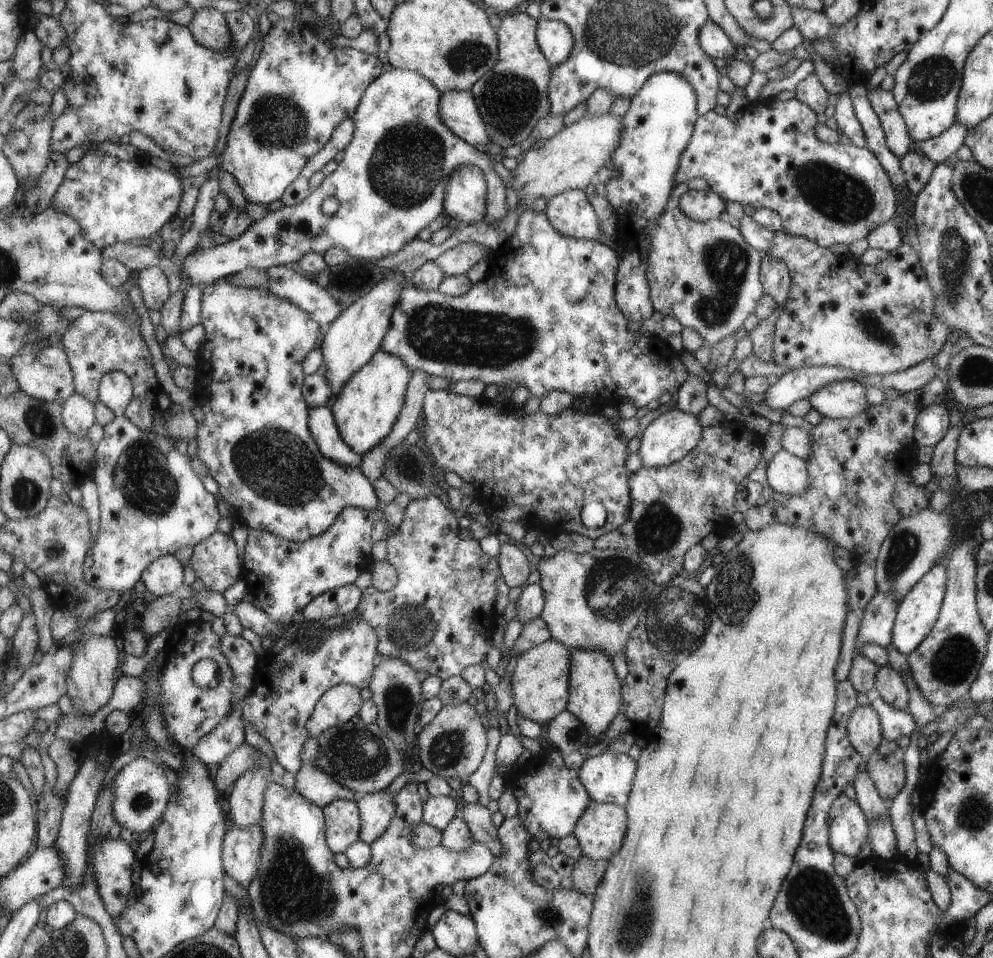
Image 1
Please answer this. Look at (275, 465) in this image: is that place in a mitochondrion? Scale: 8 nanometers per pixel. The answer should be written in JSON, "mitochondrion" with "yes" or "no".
{"mitochondrion":"yes"}

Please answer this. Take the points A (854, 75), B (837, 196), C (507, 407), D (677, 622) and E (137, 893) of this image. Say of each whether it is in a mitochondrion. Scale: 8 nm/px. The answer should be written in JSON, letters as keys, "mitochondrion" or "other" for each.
{"A":"other","B":"mitochondrion","C":"other","D":"mitochondrion","E":"other"}

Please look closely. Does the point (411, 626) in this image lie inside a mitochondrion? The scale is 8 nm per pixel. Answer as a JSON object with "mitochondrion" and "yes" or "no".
{"mitochondrion":"yes"}

